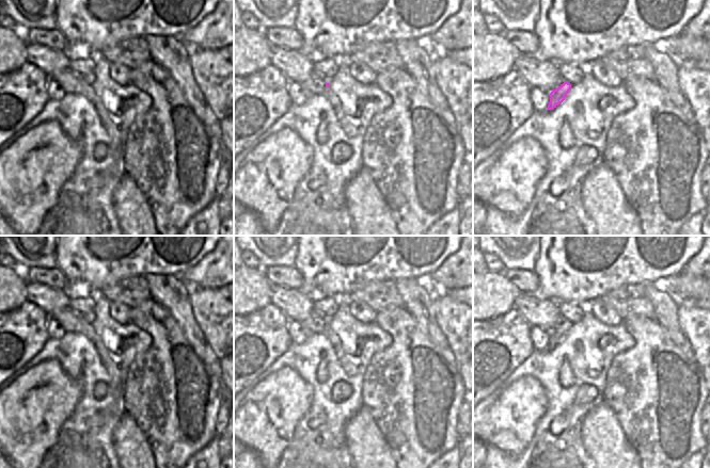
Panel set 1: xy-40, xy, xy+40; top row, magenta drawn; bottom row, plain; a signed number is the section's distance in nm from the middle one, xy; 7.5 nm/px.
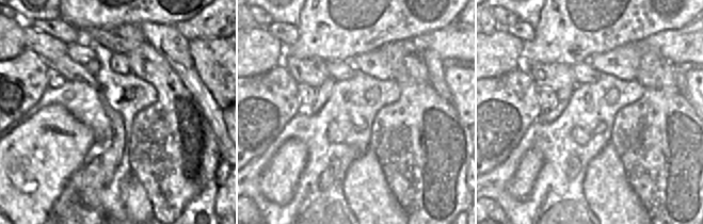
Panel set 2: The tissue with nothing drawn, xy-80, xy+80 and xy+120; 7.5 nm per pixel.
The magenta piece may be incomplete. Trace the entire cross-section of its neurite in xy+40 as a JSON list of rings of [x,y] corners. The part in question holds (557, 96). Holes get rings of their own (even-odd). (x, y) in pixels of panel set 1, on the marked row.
[[[564,82],[557,88],[550,93],[550,102],[548,104],[548,110],[553,110],[559,103],[562,103],[569,91],[571,90],[571,84],[568,82]]]

